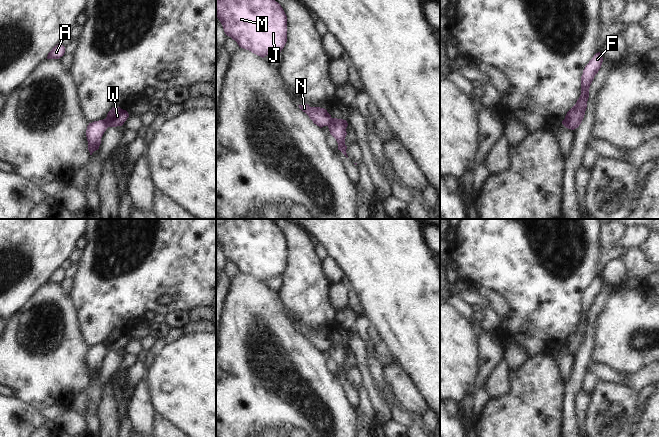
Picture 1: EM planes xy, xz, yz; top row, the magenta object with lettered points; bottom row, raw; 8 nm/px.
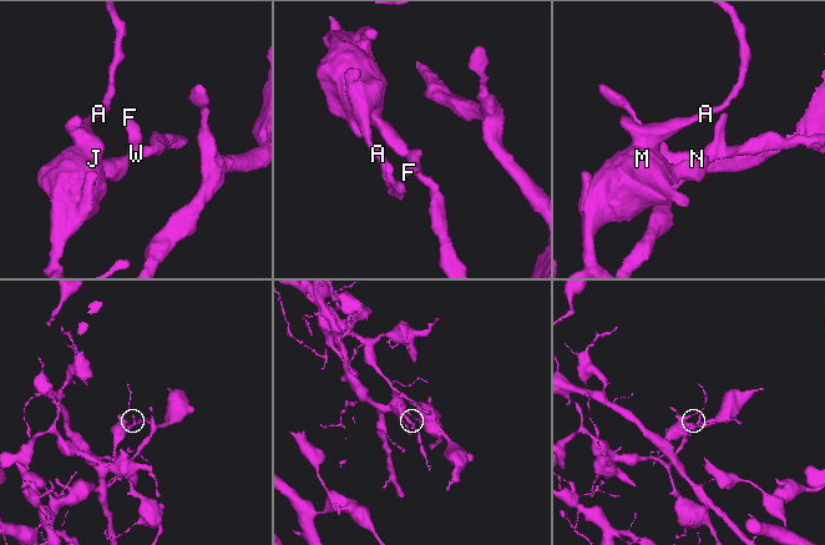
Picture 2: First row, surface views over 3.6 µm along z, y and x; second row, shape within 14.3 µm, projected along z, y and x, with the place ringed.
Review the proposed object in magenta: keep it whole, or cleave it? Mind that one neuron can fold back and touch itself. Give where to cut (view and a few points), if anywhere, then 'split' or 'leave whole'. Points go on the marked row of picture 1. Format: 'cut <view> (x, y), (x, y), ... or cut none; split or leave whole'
cut xy (104, 119), (107, 127); split

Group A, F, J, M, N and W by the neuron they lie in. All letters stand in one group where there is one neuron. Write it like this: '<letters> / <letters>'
A J M N / F W

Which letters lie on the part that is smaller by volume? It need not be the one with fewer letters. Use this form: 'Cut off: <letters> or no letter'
Cut off: F, W

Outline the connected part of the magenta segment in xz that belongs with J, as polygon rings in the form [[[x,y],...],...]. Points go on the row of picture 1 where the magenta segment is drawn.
[[[216,0],[216,17],[239,47],[262,58],[281,52],[287,42],[287,16],[275,0]]]

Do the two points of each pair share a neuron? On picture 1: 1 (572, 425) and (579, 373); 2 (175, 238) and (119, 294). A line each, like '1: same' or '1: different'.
1: same
2: same

